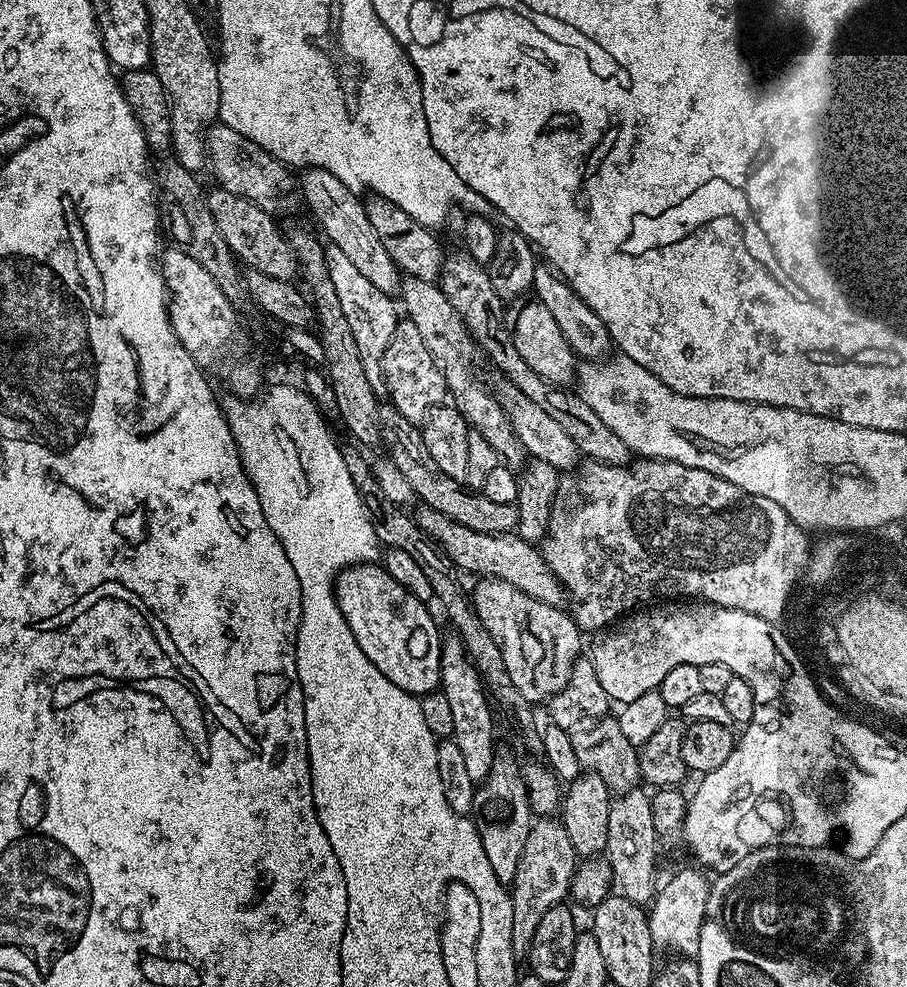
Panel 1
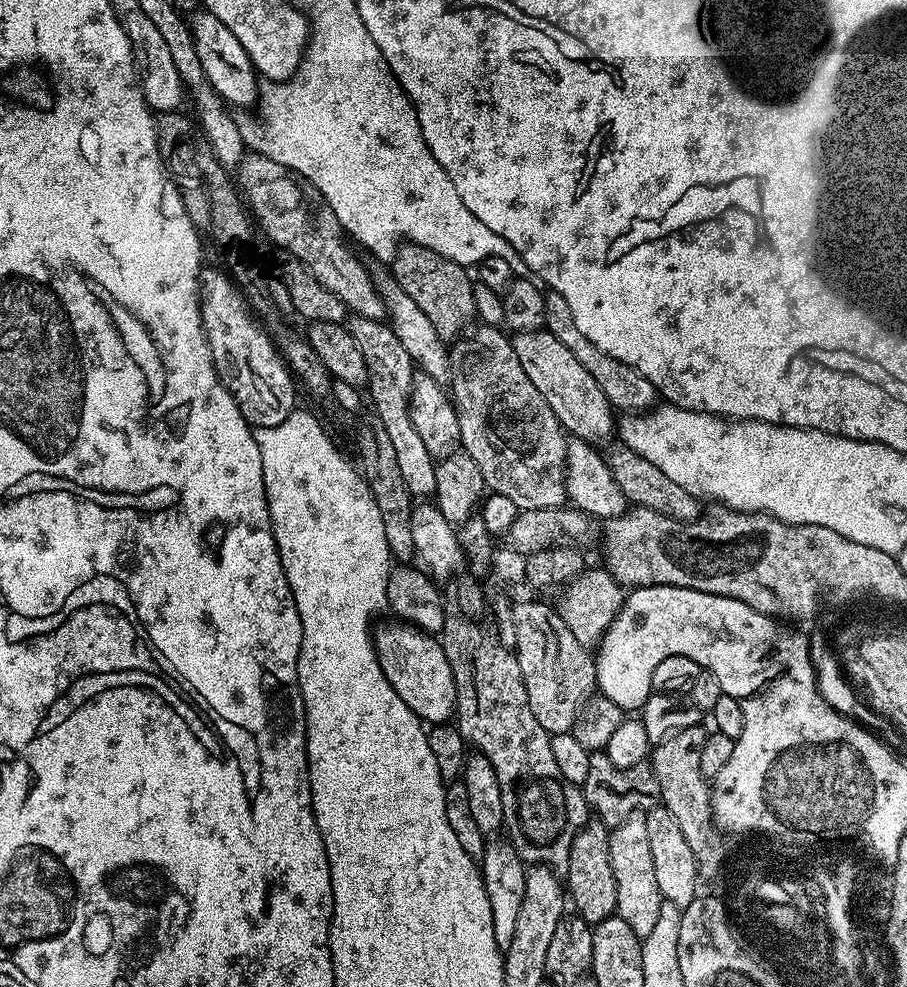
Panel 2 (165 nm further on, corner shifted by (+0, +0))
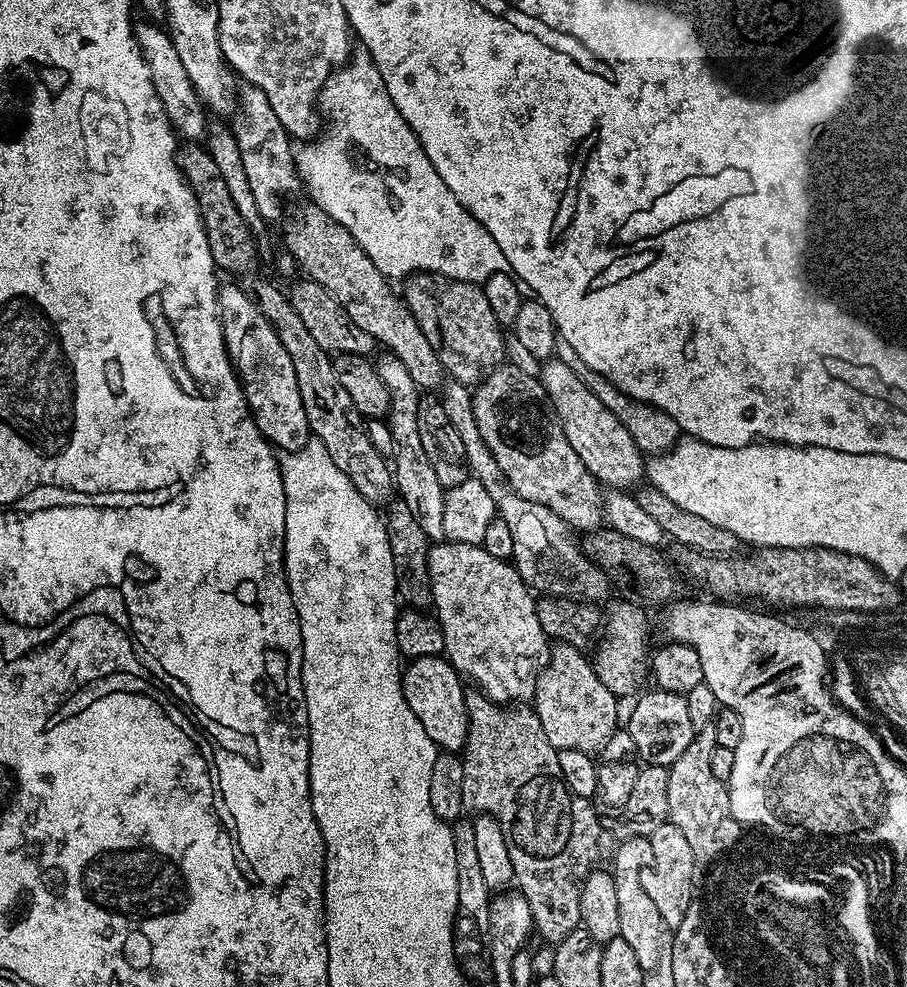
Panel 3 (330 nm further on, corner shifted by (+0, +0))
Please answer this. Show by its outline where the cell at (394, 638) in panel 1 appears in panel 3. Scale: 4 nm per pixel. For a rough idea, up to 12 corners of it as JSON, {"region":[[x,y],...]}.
{"region":[[443,655],[403,669],[404,697],[437,749],[468,740],[462,677]]}

